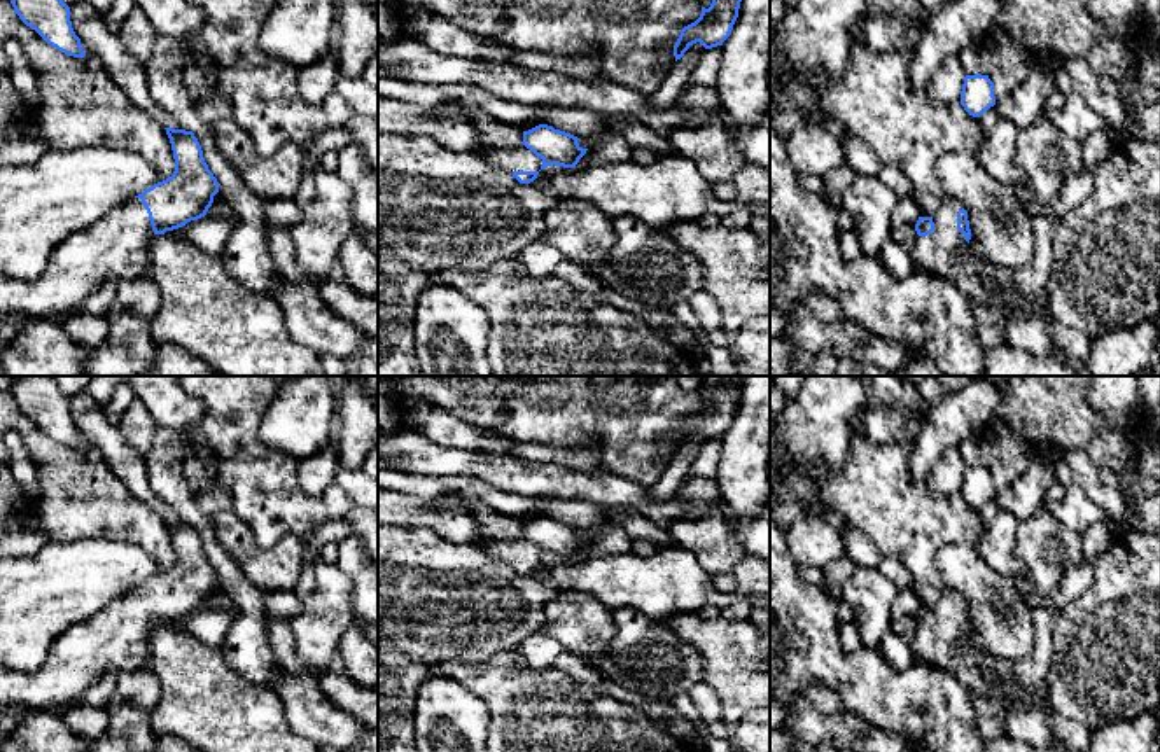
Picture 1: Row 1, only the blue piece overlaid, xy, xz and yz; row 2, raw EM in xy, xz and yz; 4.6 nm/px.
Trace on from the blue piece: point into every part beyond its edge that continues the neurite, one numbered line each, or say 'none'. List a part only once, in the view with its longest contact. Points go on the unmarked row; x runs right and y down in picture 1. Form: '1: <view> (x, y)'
1: xz (520, 550)

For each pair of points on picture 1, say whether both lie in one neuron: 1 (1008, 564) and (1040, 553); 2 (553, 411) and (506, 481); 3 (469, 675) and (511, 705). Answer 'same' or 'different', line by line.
1: different
2: different
3: same

